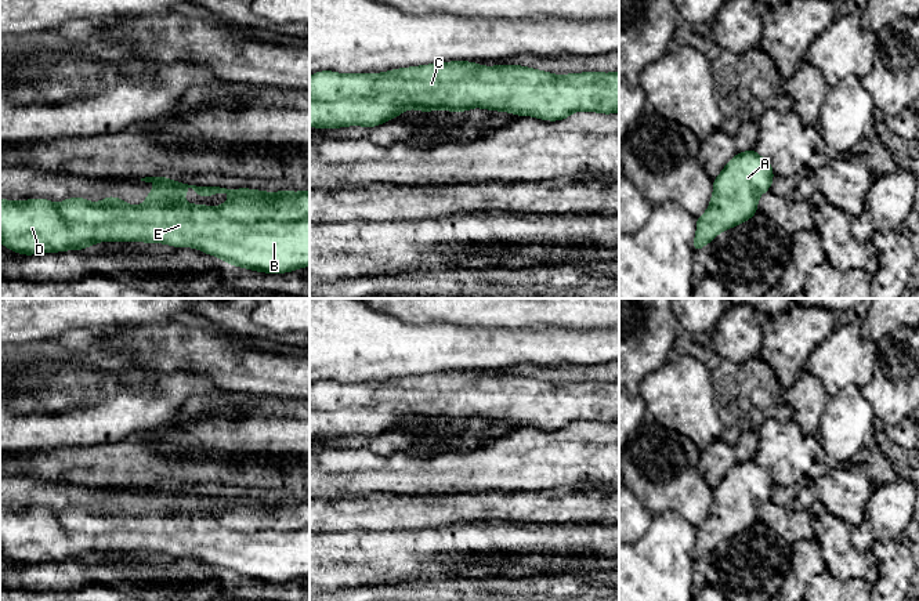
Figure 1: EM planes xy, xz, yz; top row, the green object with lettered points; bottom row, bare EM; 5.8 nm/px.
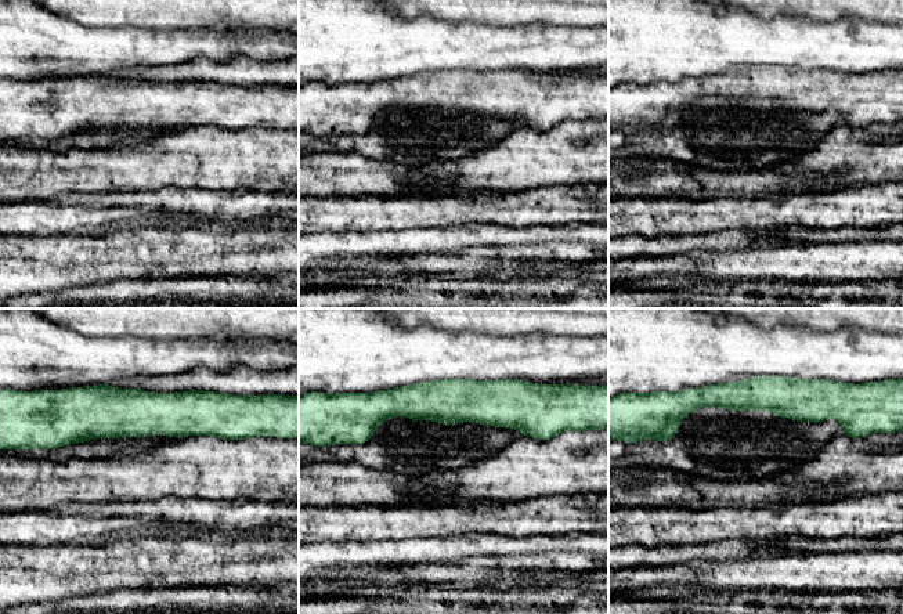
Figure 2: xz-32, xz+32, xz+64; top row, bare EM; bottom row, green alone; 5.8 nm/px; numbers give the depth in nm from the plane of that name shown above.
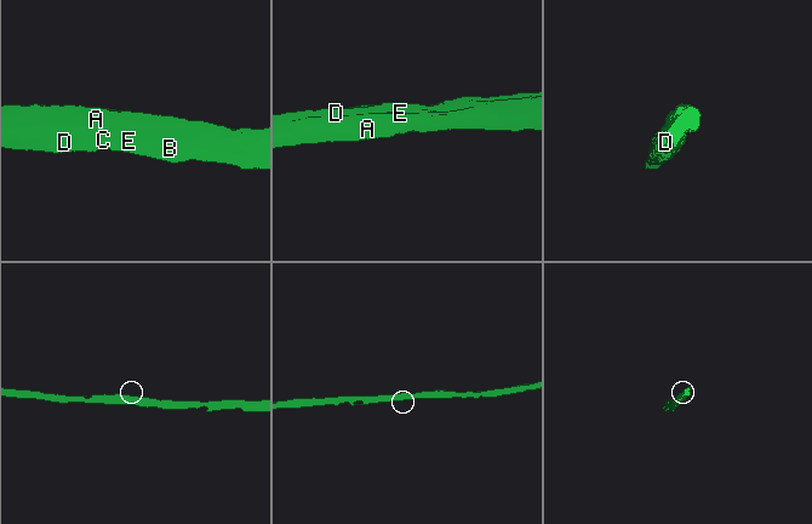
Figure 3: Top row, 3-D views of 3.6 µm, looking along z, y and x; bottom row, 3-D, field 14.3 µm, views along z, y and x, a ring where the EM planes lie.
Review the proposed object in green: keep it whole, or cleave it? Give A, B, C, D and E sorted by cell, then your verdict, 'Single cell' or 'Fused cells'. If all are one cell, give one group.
Groups: A B C D E. Single cell

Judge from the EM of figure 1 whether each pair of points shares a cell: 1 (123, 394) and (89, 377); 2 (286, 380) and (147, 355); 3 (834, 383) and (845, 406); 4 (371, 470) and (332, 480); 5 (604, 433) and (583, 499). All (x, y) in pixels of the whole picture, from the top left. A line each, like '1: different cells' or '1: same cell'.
1: different cells
2: same cell
3: different cells
4: same cell
5: different cells

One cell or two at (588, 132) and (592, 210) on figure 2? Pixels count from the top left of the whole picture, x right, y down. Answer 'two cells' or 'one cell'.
two cells

